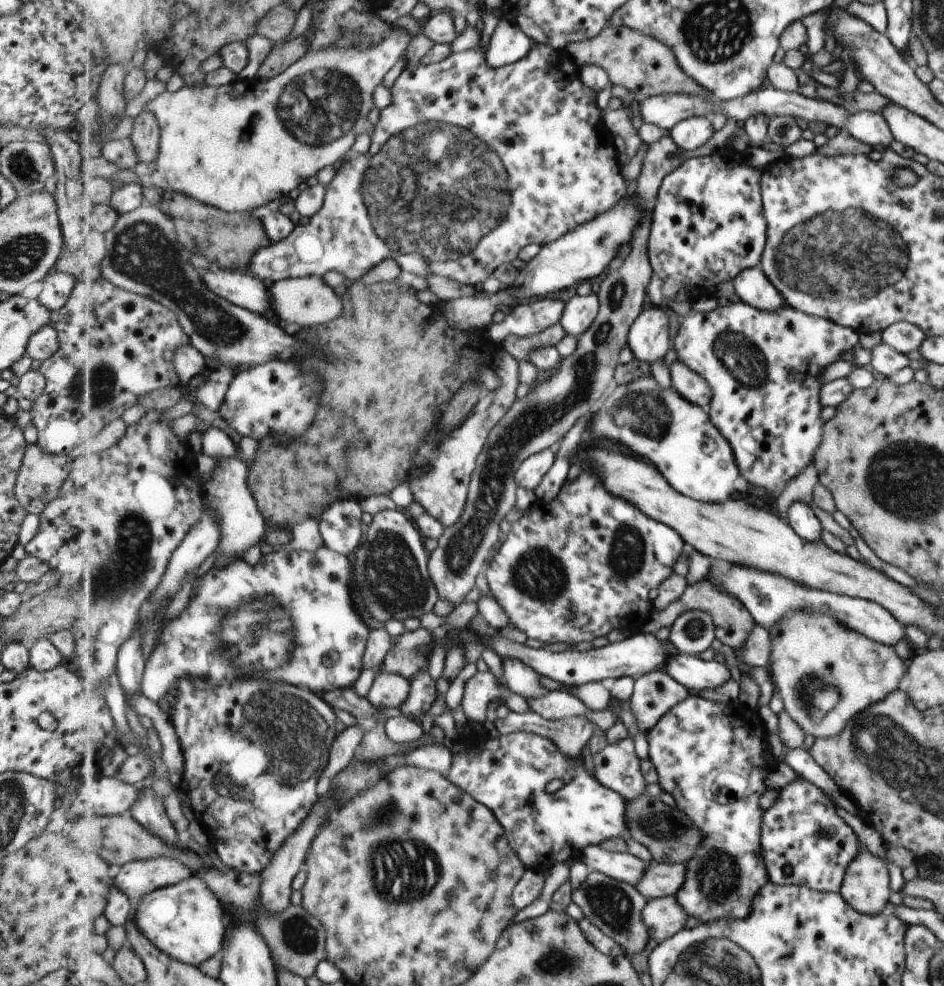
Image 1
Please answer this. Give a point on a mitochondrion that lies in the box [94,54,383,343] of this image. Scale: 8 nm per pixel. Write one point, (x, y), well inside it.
(329, 94)

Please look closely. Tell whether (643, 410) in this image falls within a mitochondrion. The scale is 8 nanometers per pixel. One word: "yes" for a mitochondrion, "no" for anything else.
yes

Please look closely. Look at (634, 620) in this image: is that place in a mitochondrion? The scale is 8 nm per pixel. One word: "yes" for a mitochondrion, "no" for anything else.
no

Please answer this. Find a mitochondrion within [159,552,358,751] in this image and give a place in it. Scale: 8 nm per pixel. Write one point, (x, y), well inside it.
(274, 646)

